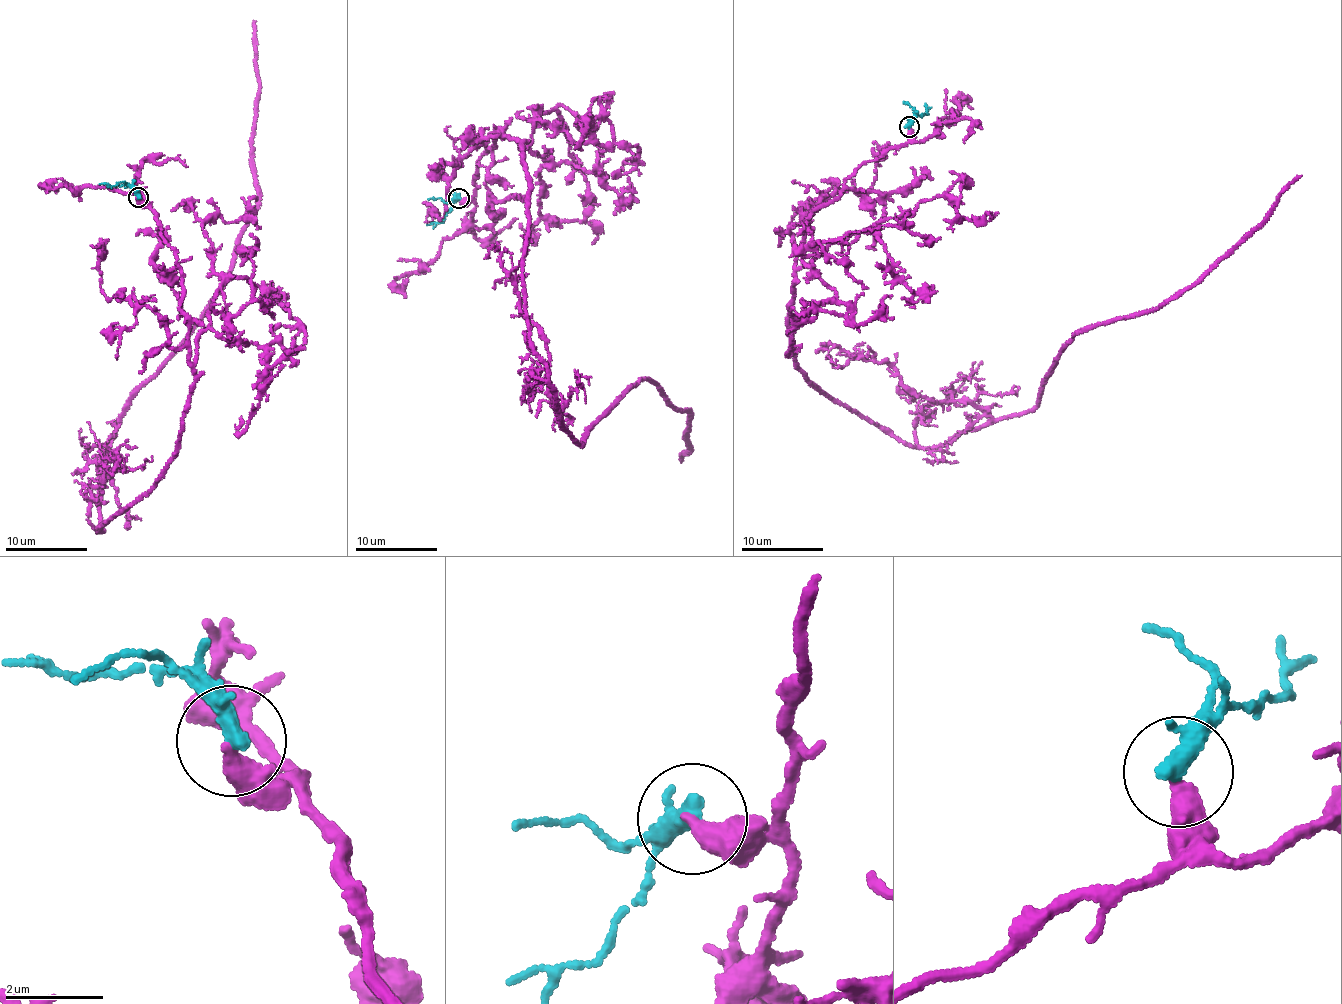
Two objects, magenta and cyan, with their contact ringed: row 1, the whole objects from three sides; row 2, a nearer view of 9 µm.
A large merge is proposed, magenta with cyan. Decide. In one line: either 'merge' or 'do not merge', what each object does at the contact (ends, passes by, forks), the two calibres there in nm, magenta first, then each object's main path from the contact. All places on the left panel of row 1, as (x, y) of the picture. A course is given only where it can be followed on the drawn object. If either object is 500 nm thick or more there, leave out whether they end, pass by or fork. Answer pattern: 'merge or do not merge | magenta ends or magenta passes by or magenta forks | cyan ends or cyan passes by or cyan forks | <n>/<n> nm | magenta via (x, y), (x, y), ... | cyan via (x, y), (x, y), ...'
do not merge | magenta ends | cyan ends | 440/420 nm | magenta via (138, 197), (173, 250), (194, 388), (163, 477), (100, 531), (119, 415), (218, 294), (256, 204), (253, 20) | cyan via (138, 197), (129, 184), (99, 184)

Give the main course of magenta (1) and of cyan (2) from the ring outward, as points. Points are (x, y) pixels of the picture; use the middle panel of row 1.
1: (458, 197), (490, 135), (519, 141), (532, 349), (561, 425), (583, 445), (643, 378), (687, 411), (681, 462)
2: (458, 197), (442, 223), (427, 225)

